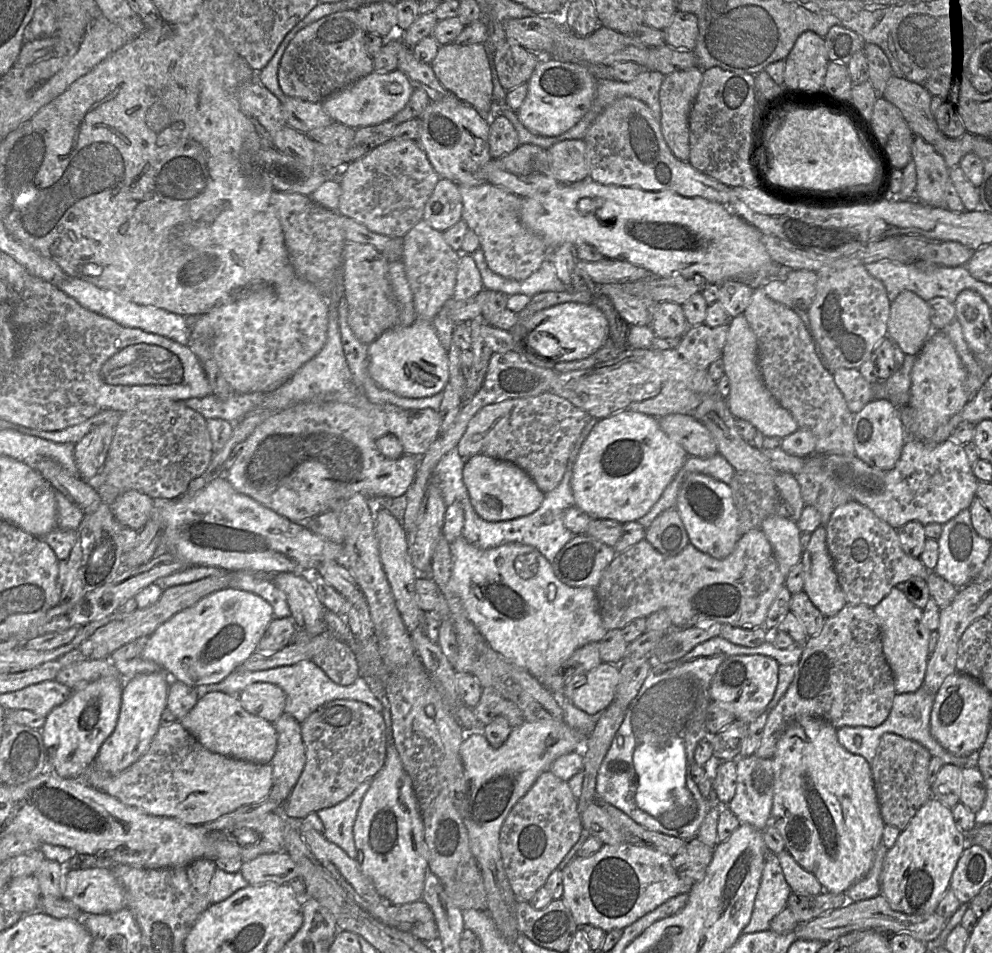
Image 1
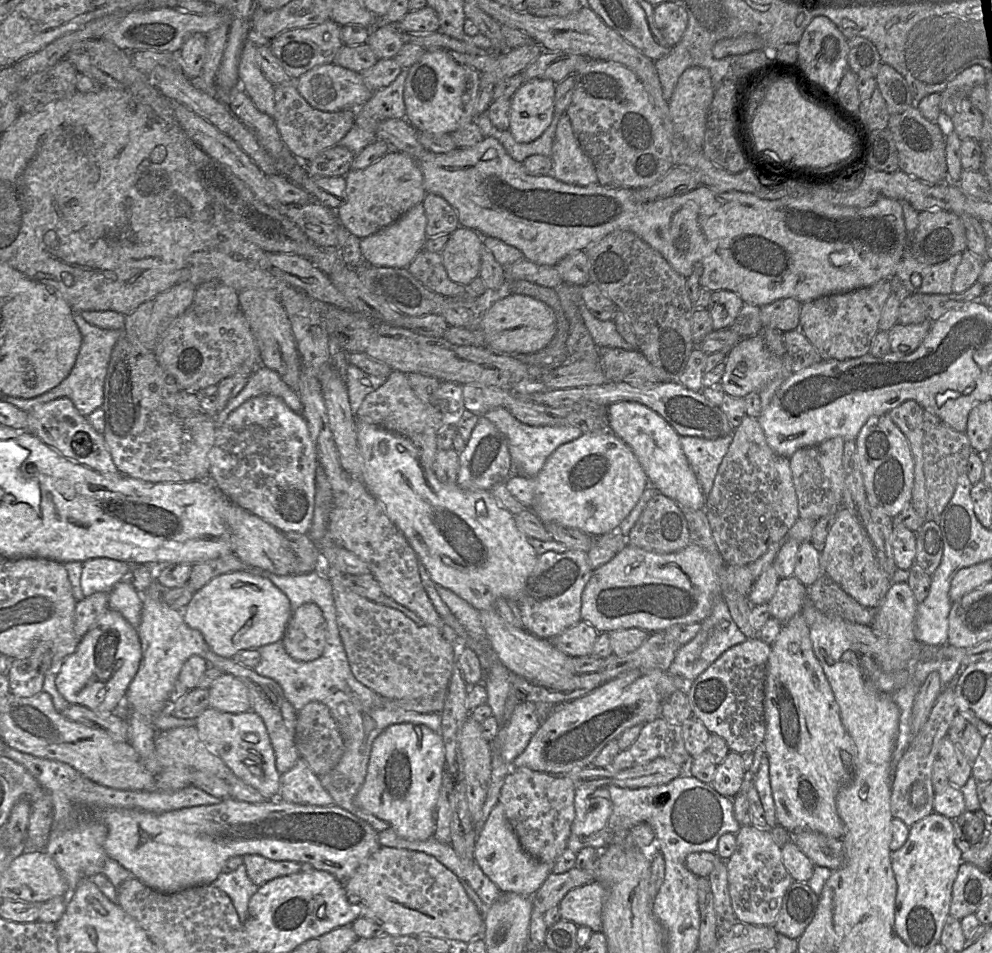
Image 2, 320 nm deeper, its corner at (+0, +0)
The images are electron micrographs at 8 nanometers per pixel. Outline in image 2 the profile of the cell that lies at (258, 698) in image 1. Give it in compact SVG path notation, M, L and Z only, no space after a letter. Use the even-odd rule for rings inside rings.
M229 673L219 676L209 690L209 707L222 712L243 713L251 710L246 685Z

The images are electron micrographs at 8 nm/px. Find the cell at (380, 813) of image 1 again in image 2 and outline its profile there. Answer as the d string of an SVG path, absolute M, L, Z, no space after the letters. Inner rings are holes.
M393 724L372 744L367 774L355 796L355 804L388 823L398 836L425 841L435 831L435 809L444 763L444 743L439 733L425 725Z

